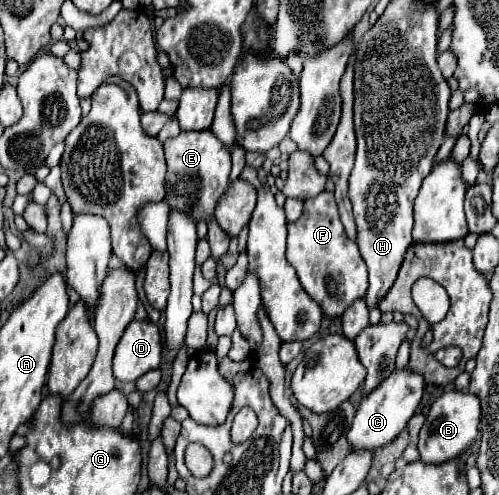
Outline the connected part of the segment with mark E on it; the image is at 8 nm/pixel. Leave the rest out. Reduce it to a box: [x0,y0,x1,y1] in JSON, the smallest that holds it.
[163,131,231,221]

